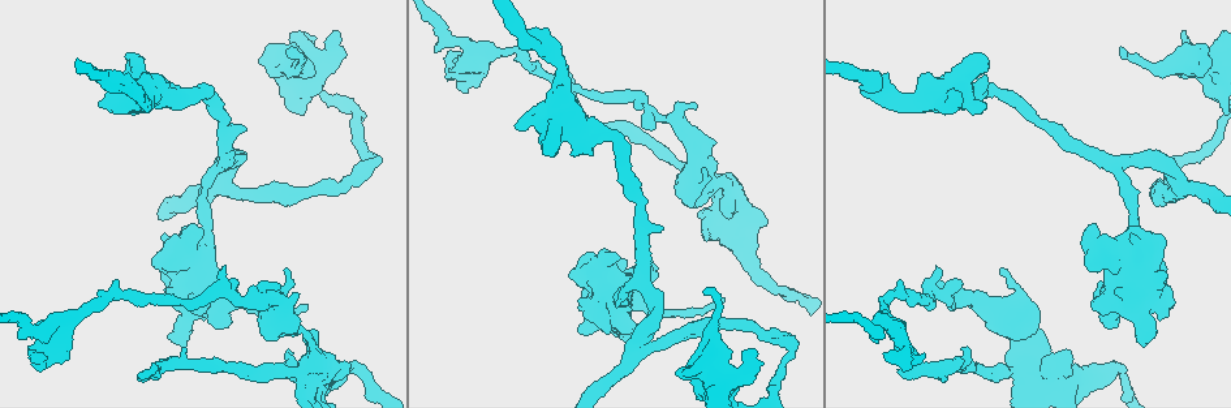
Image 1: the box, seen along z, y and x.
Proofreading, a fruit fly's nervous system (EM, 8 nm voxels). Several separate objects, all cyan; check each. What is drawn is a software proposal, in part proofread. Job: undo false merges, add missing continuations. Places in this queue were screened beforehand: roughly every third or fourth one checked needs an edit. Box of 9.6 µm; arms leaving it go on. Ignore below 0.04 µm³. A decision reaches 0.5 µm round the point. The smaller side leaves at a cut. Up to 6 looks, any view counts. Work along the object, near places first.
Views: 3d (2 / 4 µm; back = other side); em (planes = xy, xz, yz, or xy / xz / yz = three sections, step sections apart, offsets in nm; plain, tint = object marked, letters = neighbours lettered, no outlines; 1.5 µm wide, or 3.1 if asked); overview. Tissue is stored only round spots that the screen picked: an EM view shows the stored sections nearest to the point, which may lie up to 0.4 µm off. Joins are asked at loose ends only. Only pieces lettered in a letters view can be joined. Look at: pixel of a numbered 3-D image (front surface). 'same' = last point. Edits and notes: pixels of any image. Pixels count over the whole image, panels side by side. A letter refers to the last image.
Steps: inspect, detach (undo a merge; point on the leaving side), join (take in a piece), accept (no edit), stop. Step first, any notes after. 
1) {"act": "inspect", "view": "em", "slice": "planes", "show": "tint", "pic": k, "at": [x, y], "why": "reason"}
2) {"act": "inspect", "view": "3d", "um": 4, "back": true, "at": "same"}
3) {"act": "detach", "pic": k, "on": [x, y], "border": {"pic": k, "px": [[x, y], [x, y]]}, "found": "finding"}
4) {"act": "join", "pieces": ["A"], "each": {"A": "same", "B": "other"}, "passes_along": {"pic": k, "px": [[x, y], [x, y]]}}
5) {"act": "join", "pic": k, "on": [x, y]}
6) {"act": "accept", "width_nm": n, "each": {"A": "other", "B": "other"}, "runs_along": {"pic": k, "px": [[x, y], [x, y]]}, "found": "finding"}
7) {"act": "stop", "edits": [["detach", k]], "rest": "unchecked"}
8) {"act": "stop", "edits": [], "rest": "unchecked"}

{"act": "inspect", "view": "3d", "um": 2, "pic": 1, "at": [1180, 162], "why": "abrupt turn"}

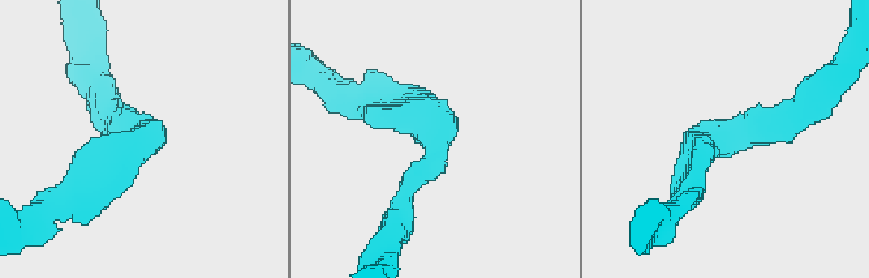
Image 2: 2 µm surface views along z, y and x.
{"act": "inspect", "view": "em", "slice": "yz", "step": 8, "show": "tint", "pic": 2, "at": [423, 123], "why": "now the EM"}

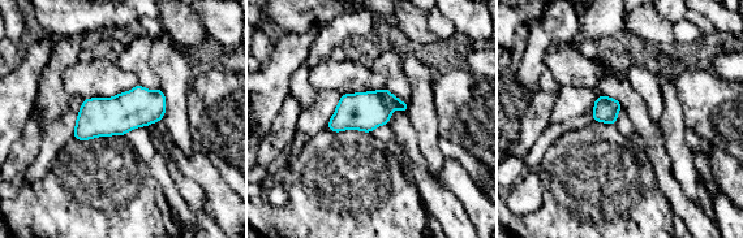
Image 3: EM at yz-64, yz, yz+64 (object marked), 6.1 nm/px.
{"act": "inspect", "view": "em", "slice": "planes", "show": "letters", "at": "same"}

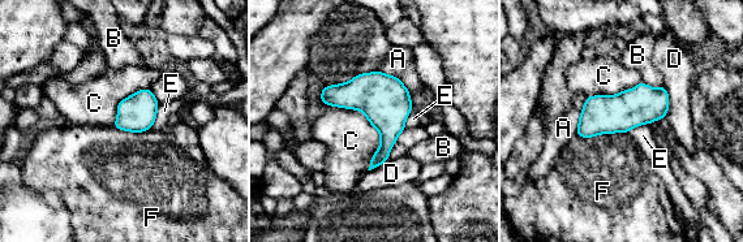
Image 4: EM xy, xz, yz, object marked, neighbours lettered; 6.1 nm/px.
{"act": "accept", "each": {"A": "other", "B": "other", "C": "other", "D": "other", "E": "other", "F": "other"}, "border": {"pic": 4, "px": [[323, 103], [378, 132], [368, 169]]}, "found": "one neuron here"}

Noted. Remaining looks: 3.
{"act": "inspect", "view": "3d", "um": 4, "pic": 1, "at": [304, 307], "why": "free end"}

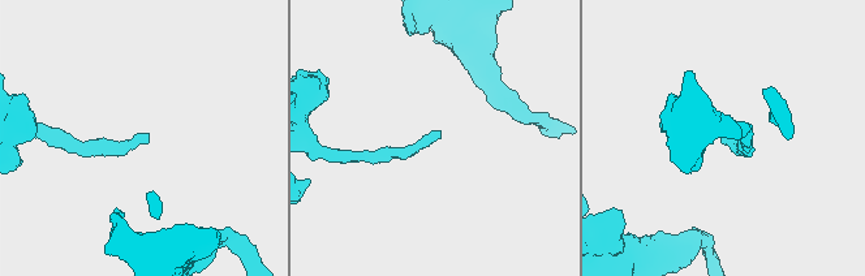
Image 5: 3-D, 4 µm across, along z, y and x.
{"act": "inspect", "view": "em", "slice": "planes", "show": "letters", "pic": 5, "at": [439, 135], "why": "shape alone is not enough"}

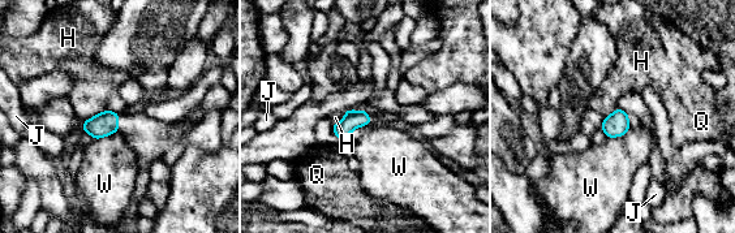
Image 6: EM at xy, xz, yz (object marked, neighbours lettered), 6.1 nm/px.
{"act": "accept", "width_nm": 120, "each": {"H": "other", "J": "other", "Q": "other", "W": "other"}, "found": "none of them fits"}

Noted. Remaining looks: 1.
{"act": "stop", "edits": [], "rest": "unchecked"}

